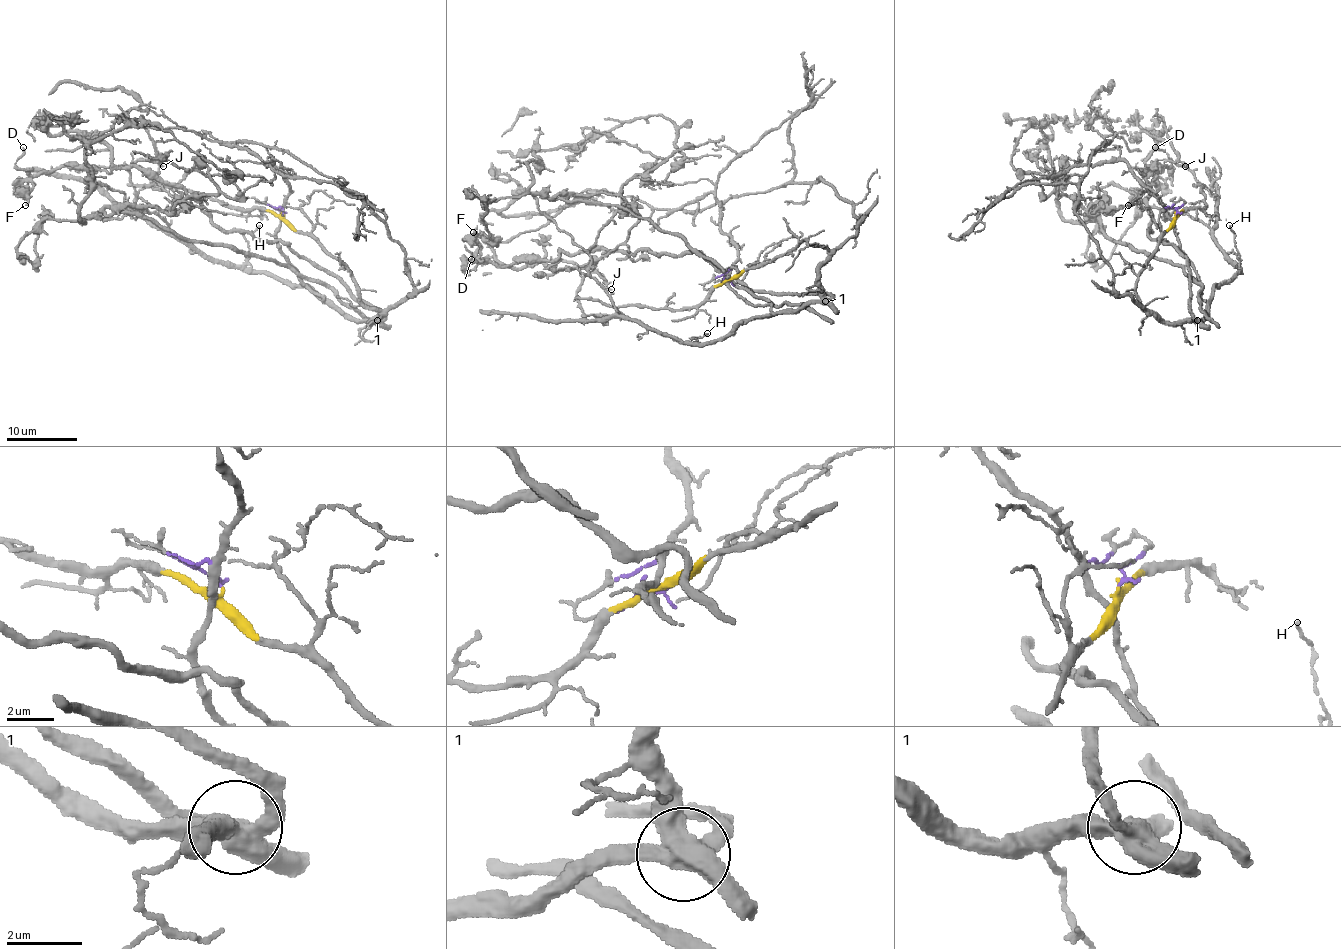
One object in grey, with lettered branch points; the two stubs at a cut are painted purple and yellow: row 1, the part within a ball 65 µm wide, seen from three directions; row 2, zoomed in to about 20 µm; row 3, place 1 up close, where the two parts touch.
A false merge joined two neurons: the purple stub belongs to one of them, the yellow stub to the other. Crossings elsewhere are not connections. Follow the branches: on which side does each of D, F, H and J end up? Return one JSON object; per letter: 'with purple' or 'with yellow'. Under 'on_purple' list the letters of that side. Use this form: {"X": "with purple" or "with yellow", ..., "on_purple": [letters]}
{"D": "with purple", "F": "with purple", "H": "with purple", "J": "with purple", "on_purple": ["D", "F", "H", "J"]}

